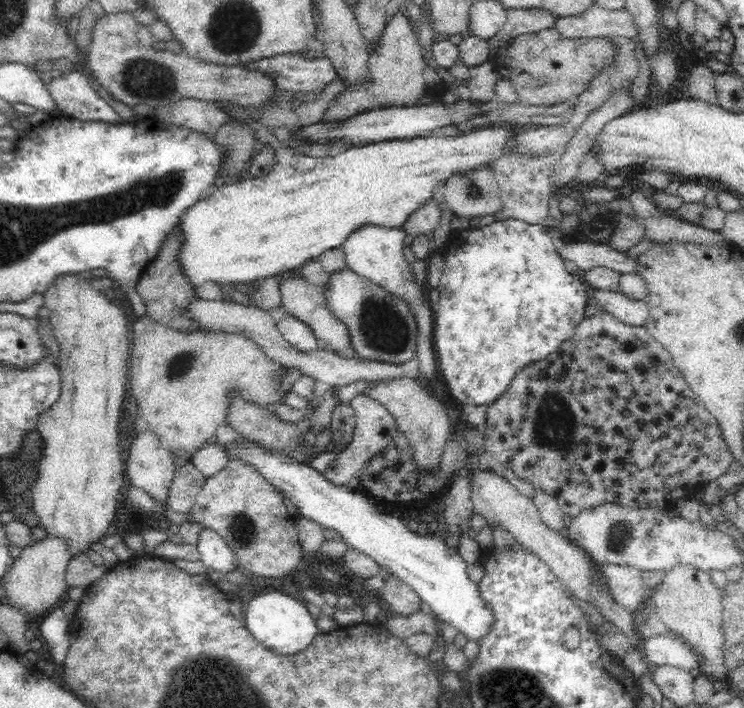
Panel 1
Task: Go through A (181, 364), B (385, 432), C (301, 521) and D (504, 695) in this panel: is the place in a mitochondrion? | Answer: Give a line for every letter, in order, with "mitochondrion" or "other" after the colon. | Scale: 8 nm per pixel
A: mitochondrion
B: other
C: other
D: mitochondrion

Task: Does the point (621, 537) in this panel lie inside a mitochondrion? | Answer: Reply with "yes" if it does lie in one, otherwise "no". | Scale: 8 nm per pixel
yes

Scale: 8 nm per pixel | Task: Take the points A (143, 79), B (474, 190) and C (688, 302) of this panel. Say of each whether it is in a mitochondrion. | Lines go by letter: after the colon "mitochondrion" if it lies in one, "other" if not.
A: mitochondrion
B: mitochondrion
C: other

